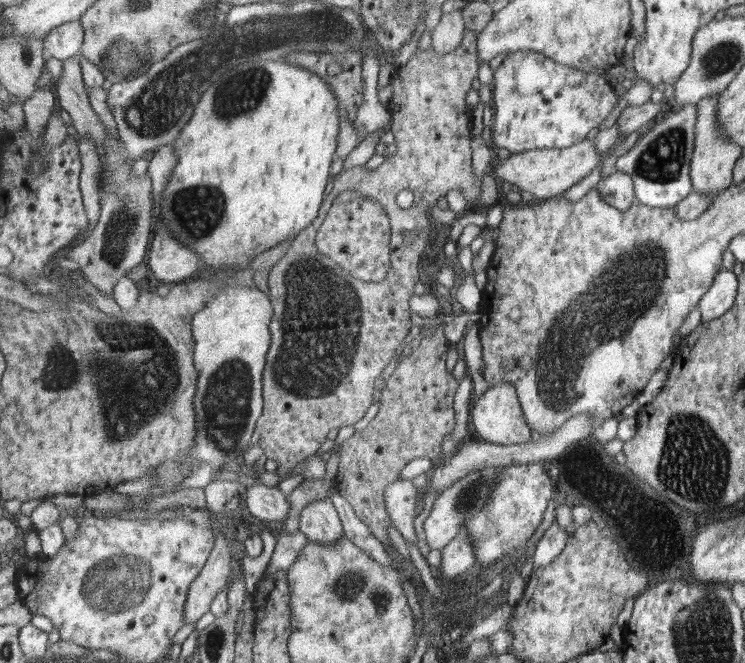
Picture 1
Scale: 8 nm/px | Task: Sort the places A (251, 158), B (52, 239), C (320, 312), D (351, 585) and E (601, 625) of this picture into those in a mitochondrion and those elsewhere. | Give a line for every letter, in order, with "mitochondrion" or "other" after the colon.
A: other
B: other
C: mitochondrion
D: mitochondrion
E: other

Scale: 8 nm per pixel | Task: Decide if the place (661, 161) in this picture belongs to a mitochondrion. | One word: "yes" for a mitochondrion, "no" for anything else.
yes

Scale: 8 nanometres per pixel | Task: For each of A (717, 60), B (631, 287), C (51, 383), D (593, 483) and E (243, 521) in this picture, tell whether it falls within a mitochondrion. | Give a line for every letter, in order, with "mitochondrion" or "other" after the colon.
A: mitochondrion
B: mitochondrion
C: mitochondrion
D: mitochondrion
E: other

